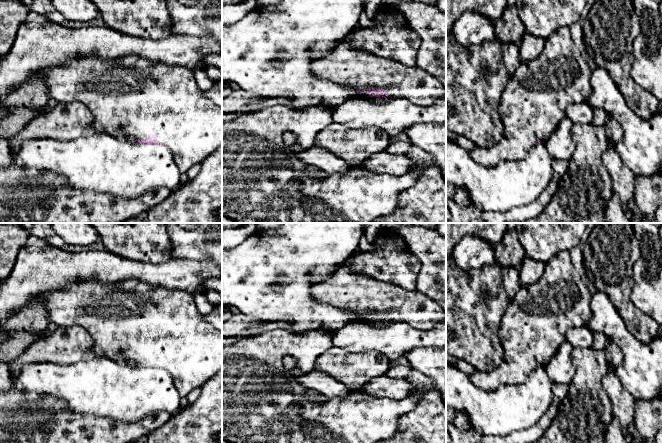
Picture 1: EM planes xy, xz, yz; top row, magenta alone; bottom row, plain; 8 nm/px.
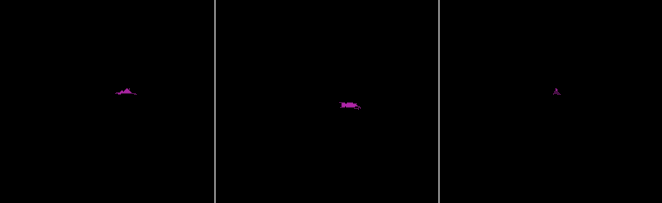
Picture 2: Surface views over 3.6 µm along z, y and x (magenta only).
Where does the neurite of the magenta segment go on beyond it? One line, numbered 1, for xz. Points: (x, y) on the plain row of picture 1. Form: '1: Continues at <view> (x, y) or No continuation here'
1: Continues at xz (346, 289)

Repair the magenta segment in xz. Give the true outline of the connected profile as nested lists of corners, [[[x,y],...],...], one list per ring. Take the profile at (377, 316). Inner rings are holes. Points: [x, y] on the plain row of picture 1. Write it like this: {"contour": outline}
{"contour": [[[351,264],[339,267],[327,282],[312,286],[311,295],[316,302],[353,311],[359,316],[359,318],[363,318],[363,315],[365,314],[368,317],[368,320],[364,323],[374,328],[386,328],[395,323],[406,323],[416,330],[431,331],[440,323],[446,321],[446,312],[443,308],[435,300],[420,293],[417,289],[406,290],[395,284],[381,282],[369,276],[359,274],[353,271]]]}

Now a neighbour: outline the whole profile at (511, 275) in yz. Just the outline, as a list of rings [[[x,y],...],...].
[[[502,267],[503,279],[508,298],[511,300],[522,287],[520,269],[516,267]]]

